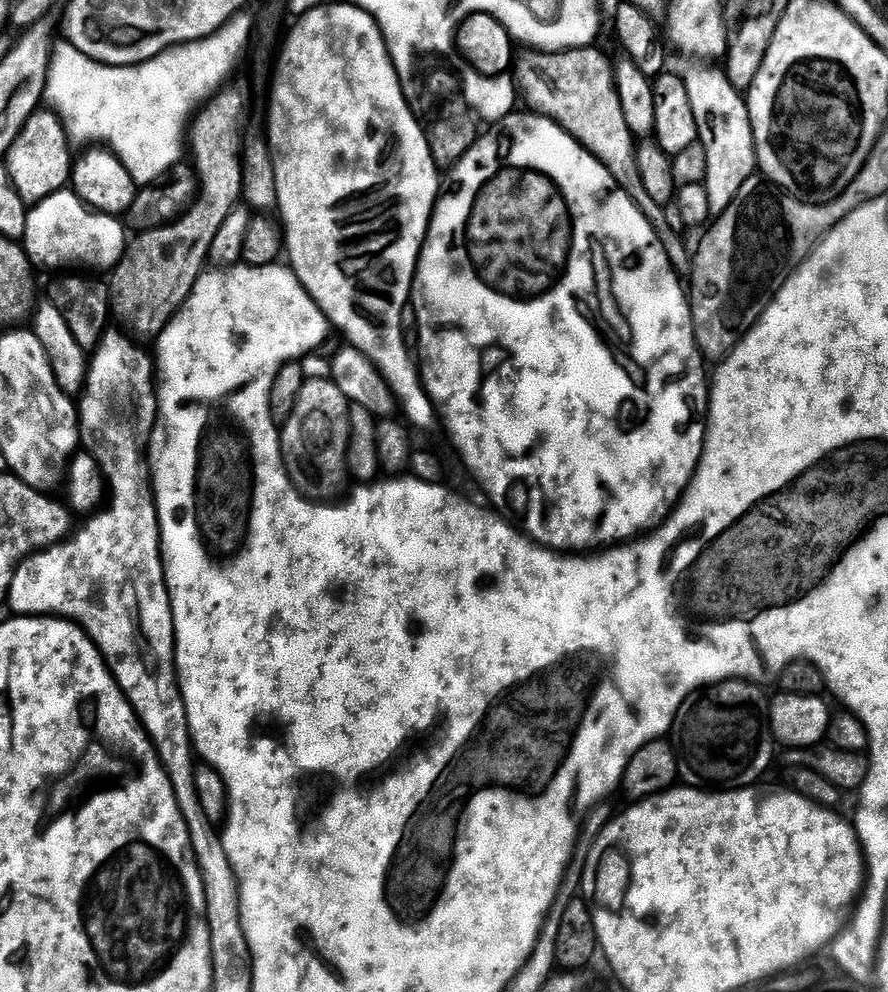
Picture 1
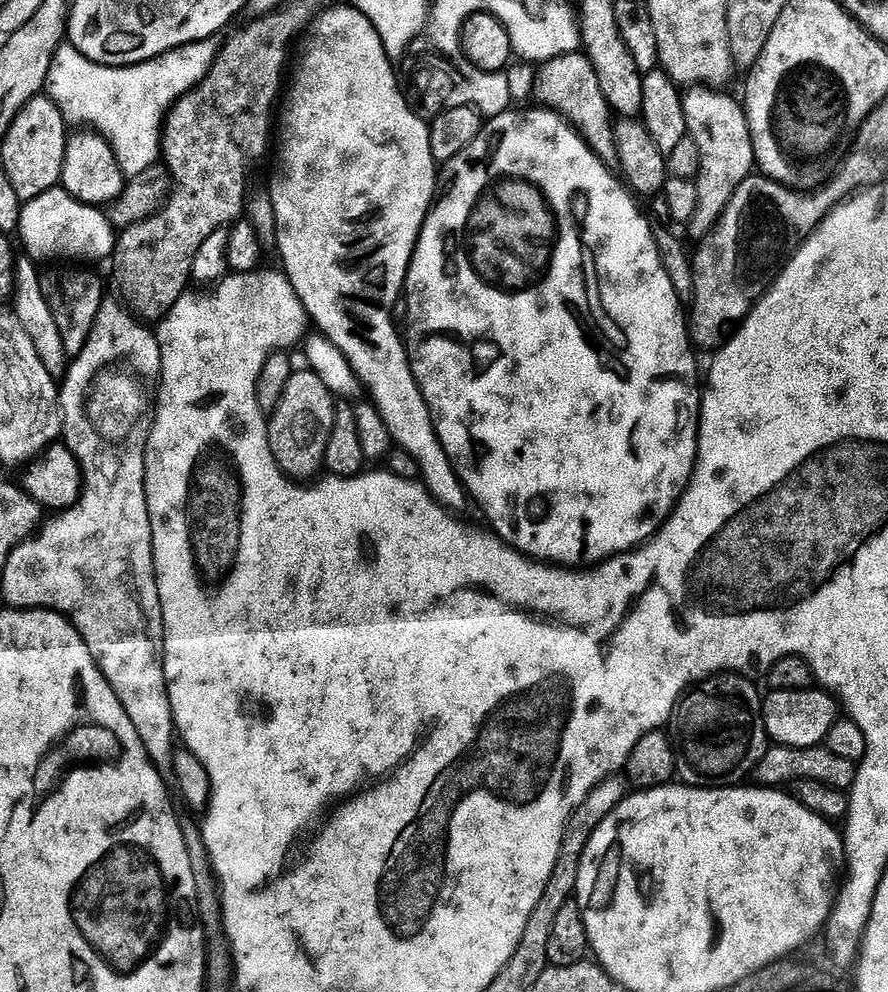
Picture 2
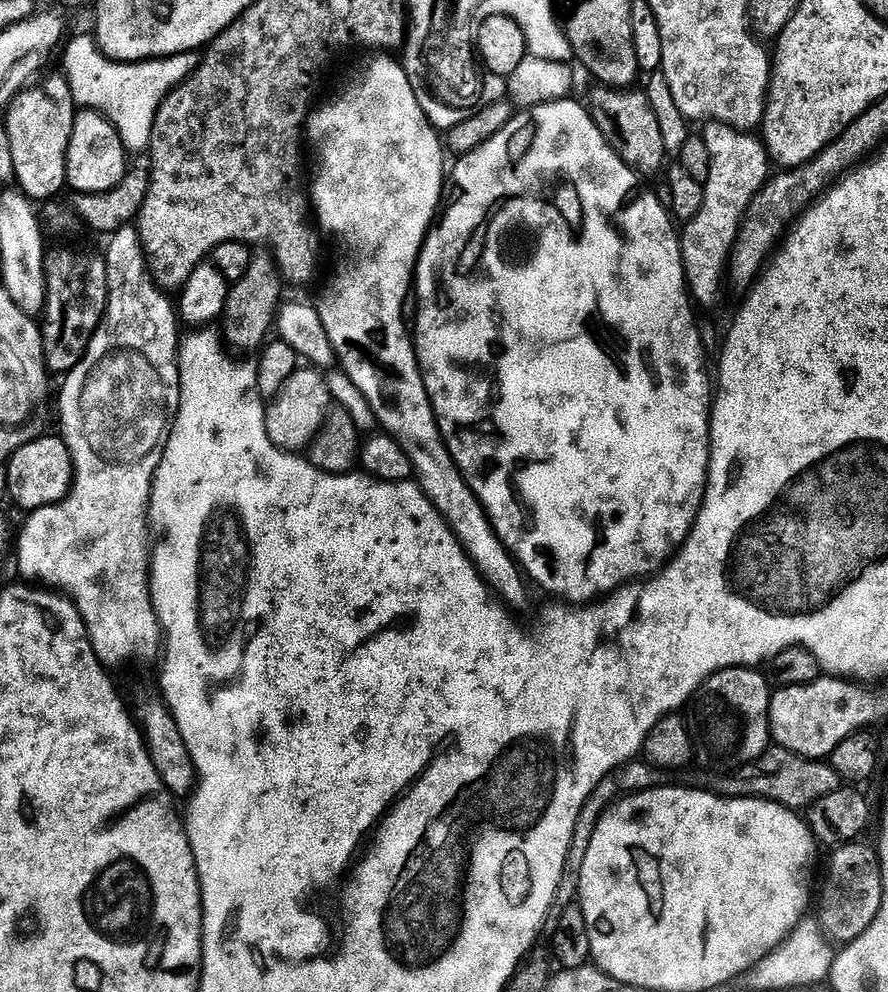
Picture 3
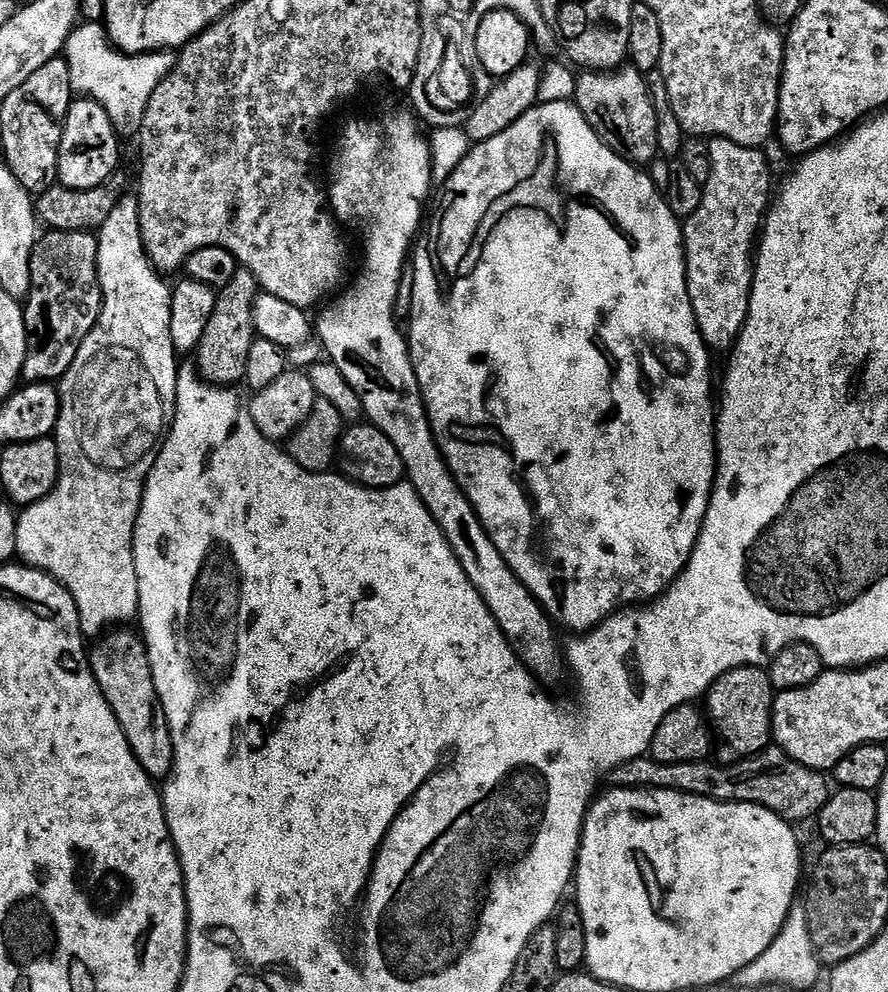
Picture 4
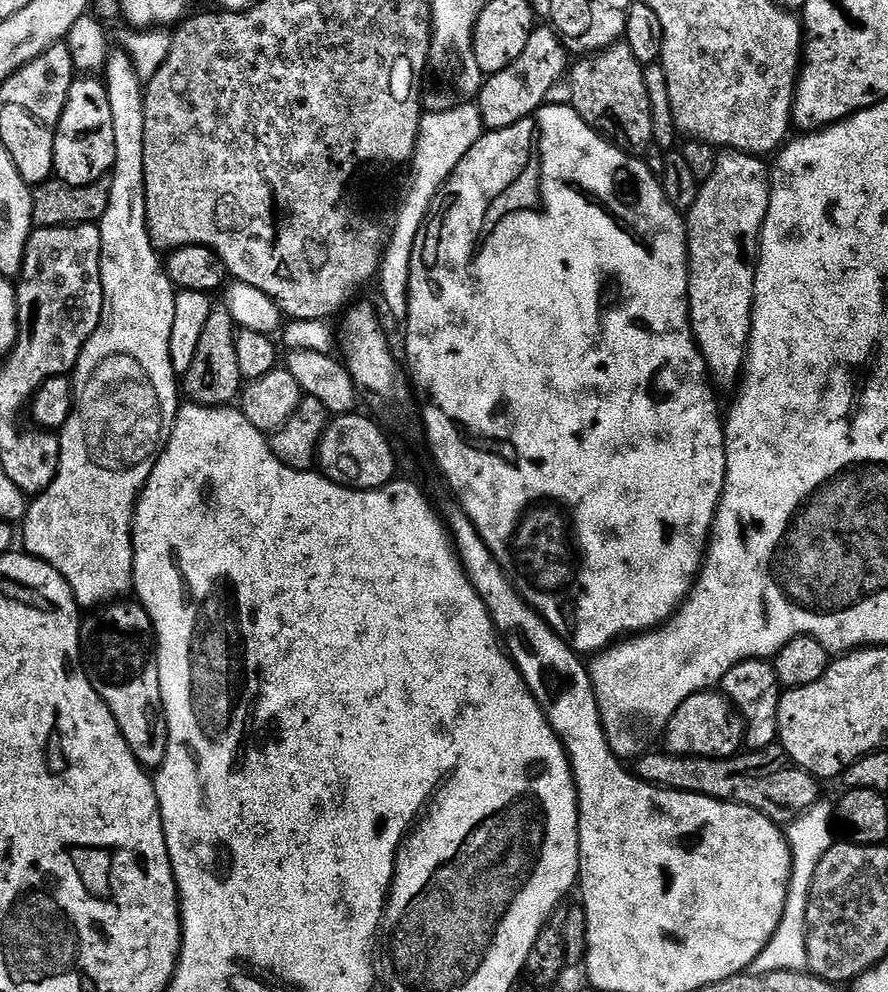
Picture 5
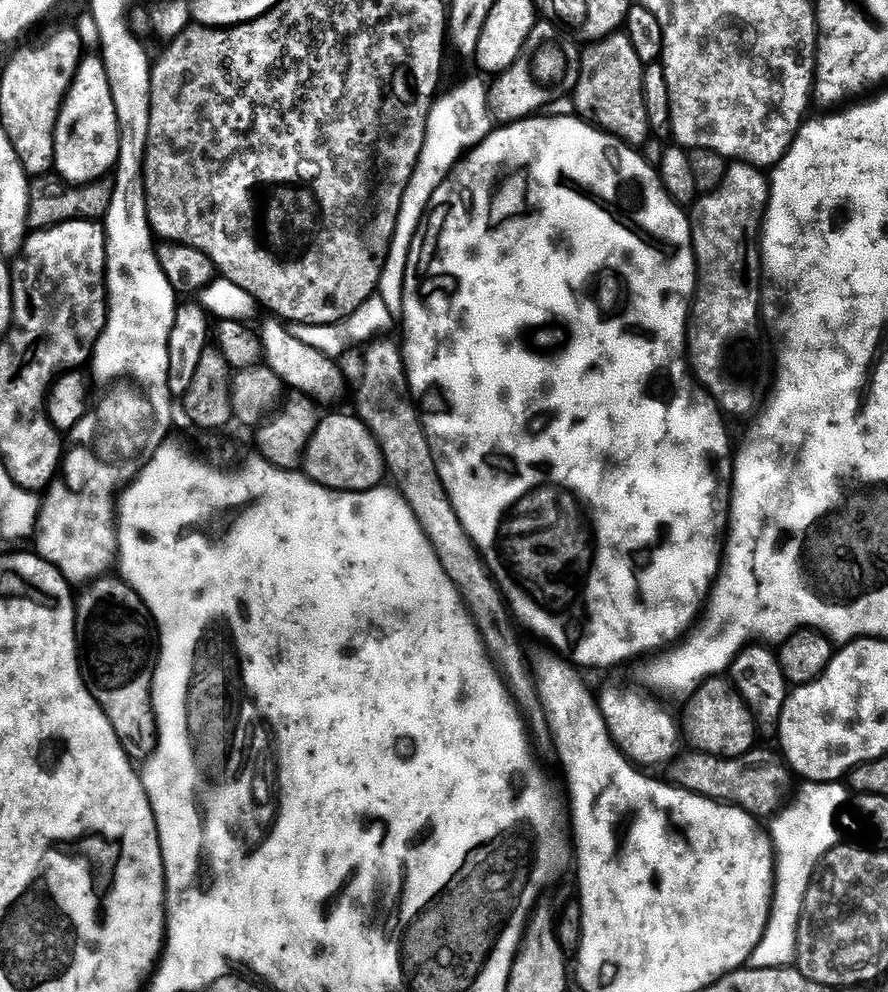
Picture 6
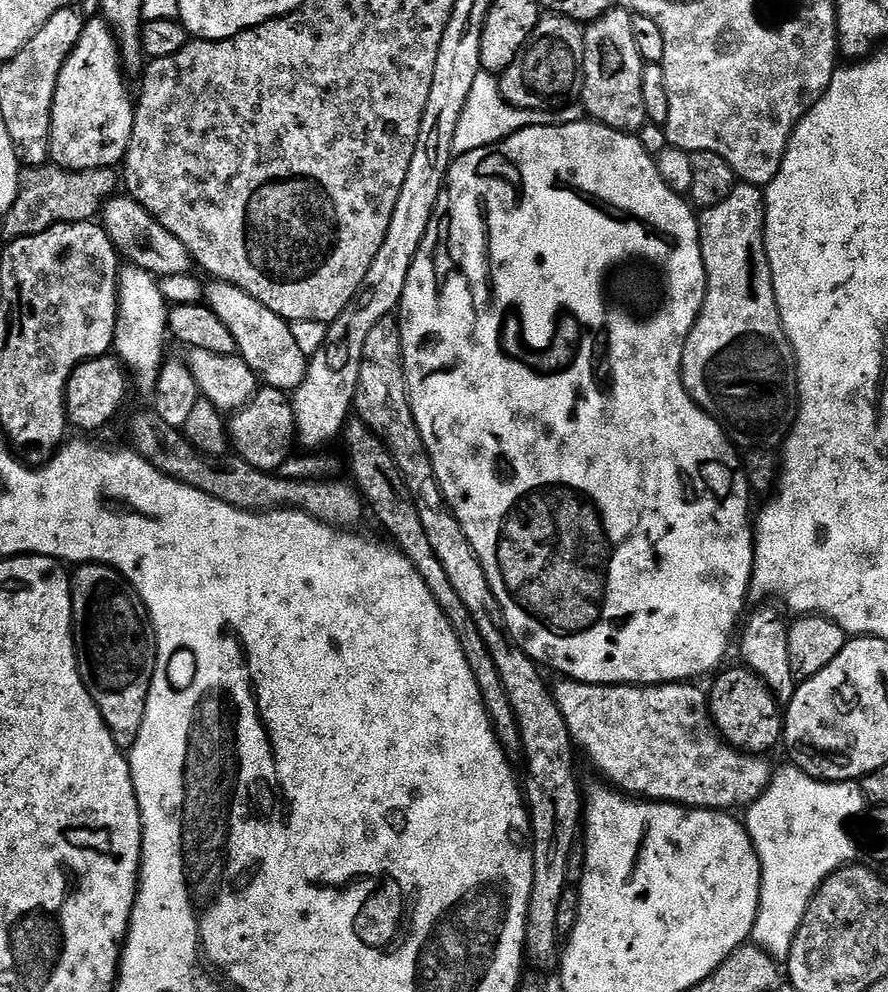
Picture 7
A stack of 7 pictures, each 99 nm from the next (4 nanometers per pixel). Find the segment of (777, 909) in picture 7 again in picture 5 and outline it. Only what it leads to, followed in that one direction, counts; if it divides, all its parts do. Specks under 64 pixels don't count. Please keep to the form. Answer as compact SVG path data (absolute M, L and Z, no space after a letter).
M817 802L807 812L796 817L786 828L786 844L790 849L790 875L786 881L786 895L782 900L780 919L771 938L761 952L752 957L751 975L770 974L771 972L802 972L808 967L806 958L806 938L804 937L804 919L808 909L810 886L814 882L814 870L818 862L830 850L834 843L832 826L828 822L834 816L834 808L823 802Z

